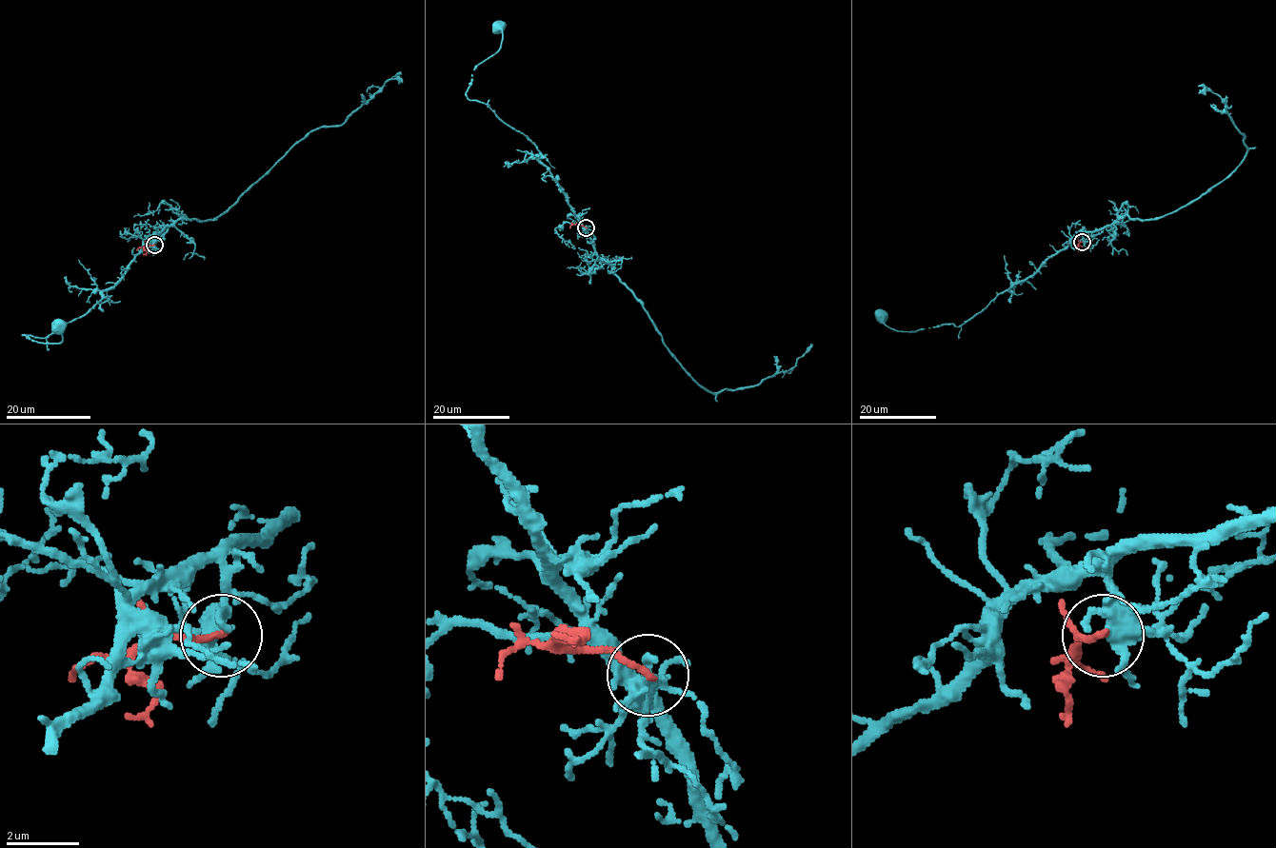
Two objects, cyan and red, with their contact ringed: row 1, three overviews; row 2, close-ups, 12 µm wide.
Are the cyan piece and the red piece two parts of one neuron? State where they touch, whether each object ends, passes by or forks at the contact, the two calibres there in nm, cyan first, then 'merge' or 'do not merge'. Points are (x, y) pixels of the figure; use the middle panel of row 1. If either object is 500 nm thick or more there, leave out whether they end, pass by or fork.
(586, 227) | cyan forks | red ends | 400/180 nm | do not merge

